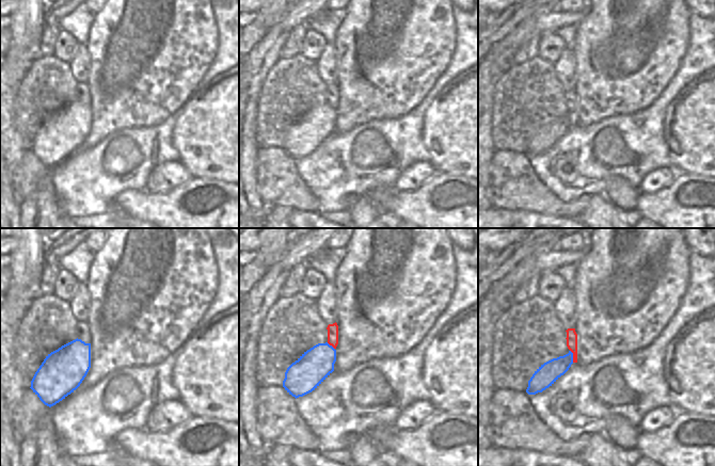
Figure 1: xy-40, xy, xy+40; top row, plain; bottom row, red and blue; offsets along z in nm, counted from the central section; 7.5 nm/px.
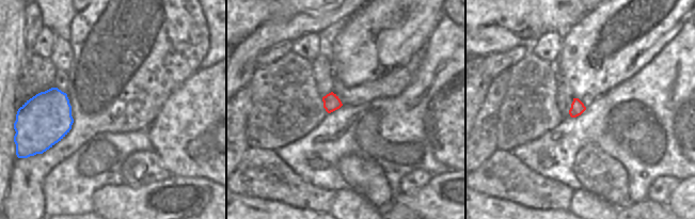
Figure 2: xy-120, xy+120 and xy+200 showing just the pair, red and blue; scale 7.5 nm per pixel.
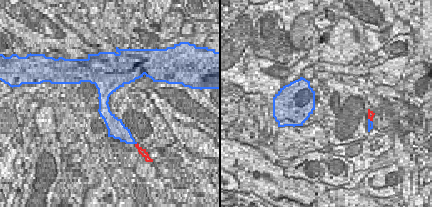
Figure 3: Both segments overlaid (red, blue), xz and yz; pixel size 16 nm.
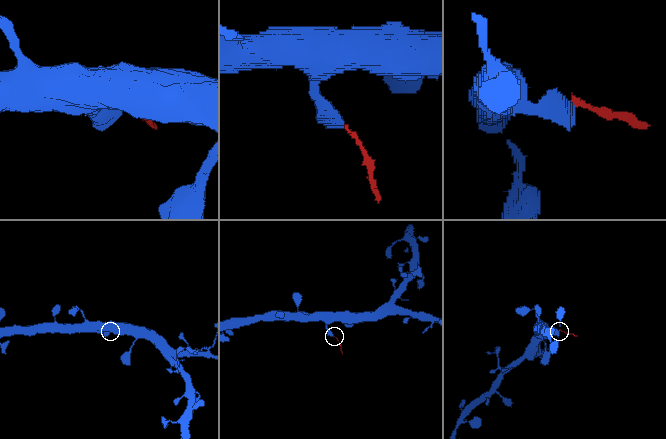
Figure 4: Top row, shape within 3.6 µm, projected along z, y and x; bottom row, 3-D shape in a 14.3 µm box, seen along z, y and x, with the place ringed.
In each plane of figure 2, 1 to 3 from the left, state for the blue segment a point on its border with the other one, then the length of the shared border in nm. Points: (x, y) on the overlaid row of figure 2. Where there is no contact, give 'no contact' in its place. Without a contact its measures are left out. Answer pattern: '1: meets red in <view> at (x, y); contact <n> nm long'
1: no contact
2: no contact
3: no contact

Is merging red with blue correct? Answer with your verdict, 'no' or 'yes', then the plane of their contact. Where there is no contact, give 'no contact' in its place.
no; meets red in xy+40

